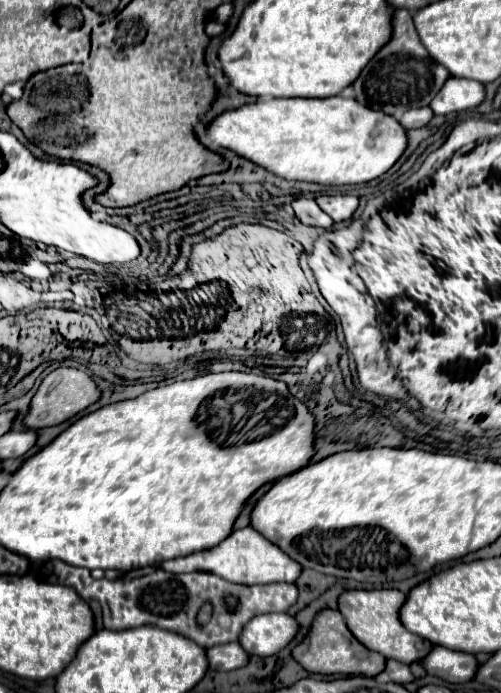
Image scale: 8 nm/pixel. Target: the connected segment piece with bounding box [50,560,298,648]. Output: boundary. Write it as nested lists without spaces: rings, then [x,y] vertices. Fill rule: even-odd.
[[[50,562],[52,574],[56,576],[58,584],[64,584],[84,600],[96,600],[102,606],[104,628],[108,630],[126,630],[138,626],[158,626],[168,632],[176,632],[184,638],[190,638],[202,648],[210,648],[216,644],[236,642],[242,626],[256,614],[268,612],[284,612],[288,606],[296,602],[298,588],[286,582],[274,584],[232,584],[208,572],[192,572],[192,574],[170,574],[160,568],[138,568],[130,570],[118,580],[92,580],[90,572],[84,568],[72,568],[64,562]],[[202,602],[212,604],[212,618],[206,626],[196,624],[196,612]]]

